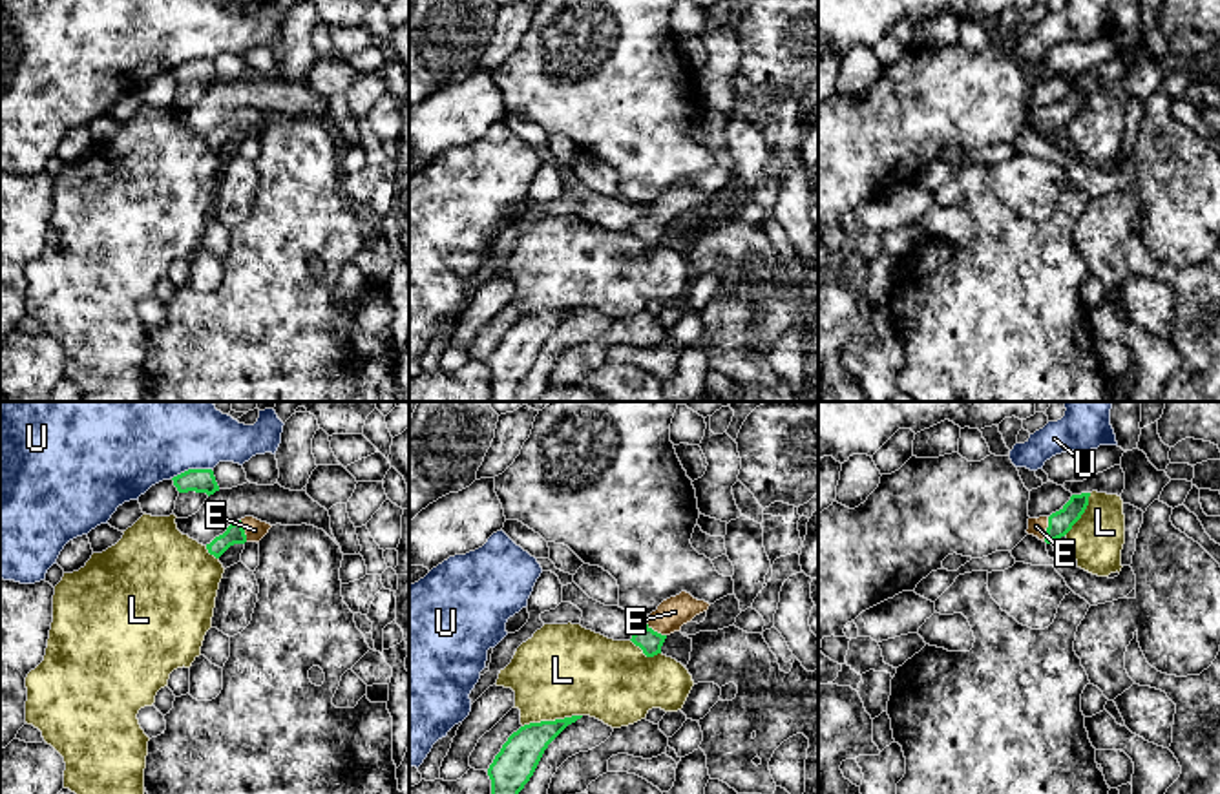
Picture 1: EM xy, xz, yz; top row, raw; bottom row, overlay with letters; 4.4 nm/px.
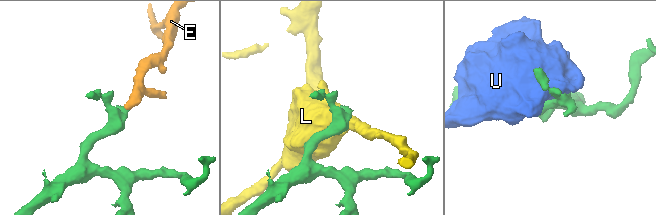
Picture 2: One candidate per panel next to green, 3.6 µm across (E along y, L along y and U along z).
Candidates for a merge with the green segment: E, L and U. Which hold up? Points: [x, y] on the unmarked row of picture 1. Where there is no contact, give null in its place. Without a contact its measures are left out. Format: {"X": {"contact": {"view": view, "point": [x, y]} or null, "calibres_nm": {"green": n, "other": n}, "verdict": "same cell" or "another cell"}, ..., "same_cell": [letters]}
{"E": {"contact": {"view": "yz", "point": [1047, 121]}, "calibres_nm": {"green": 110, "other": 80}, "verdict": "same cell"}, "L": {"contact": {"view": "xz", "point": [552, 313]}, "calibres_nm": {"green": 180, "other": 400}, "verdict": "another cell"}, "U": {"contact": {"view": "xy", "point": [190, 61]}, "calibres_nm": {"green": 110, "other": 360}, "verdict": "another cell"}, "same_cell": ["E"]}

